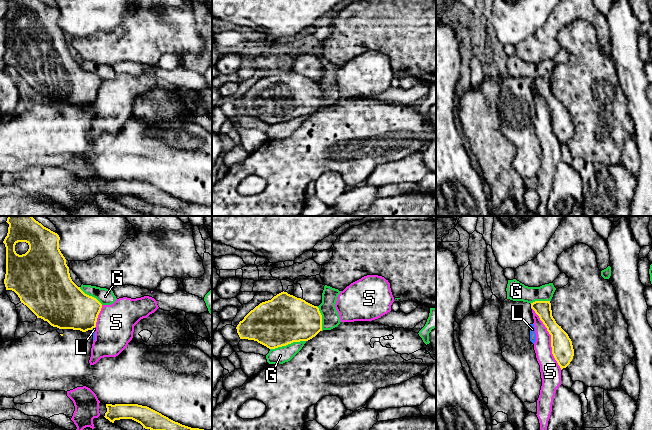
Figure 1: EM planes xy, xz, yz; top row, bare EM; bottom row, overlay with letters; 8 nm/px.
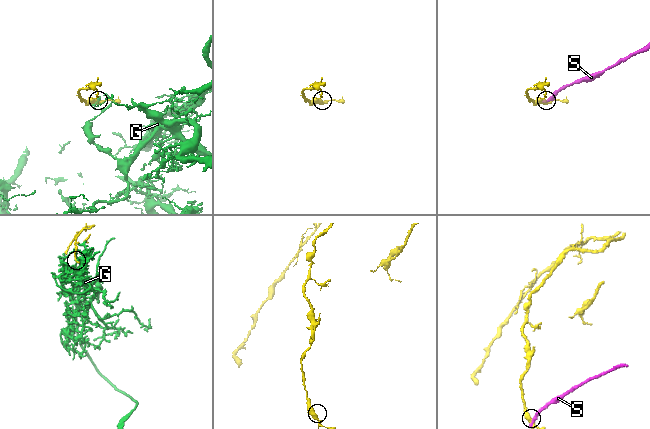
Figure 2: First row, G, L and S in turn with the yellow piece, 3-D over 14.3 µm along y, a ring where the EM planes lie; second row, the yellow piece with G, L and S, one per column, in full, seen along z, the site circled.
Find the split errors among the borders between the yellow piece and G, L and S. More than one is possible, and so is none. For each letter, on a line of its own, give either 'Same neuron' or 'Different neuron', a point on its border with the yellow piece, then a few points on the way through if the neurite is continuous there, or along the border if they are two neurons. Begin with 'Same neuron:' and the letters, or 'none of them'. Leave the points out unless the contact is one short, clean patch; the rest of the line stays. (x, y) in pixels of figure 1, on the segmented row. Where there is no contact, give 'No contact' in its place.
Same neuron: none of them
G: Different neuron. Touches yellow at xz (287, 344)
L: Different neuron. Touches yellow at xy (93, 327). Boundary: xy (95, 326), (91, 329)
S: Different neuron. Touches yellow at yz (551, 338)

